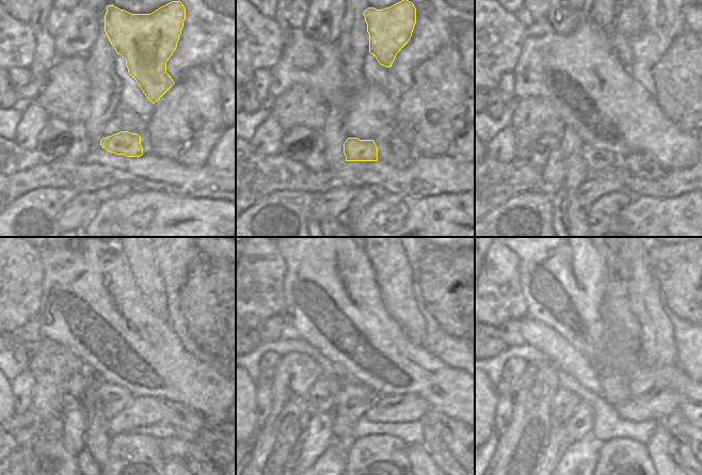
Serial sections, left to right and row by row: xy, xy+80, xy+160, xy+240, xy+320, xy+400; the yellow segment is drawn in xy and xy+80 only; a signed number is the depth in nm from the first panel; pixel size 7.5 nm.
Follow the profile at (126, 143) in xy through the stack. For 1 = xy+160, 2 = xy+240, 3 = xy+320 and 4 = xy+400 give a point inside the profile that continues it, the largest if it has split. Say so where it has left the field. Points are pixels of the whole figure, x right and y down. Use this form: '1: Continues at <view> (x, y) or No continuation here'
1: Continues at xy+160 (596, 159)
2: Continues at xy+240 (115, 398)
3: Continues at xy+320 (353, 400)
4: Continues at xy+400 (581, 422)

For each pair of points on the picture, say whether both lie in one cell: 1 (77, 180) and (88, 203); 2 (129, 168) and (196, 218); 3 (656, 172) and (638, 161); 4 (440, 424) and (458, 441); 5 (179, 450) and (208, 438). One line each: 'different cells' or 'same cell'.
1: different cells
2: different cells
3: same cell
4: same cell
5: same cell

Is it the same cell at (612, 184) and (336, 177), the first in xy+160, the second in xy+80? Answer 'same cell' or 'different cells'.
different cells

